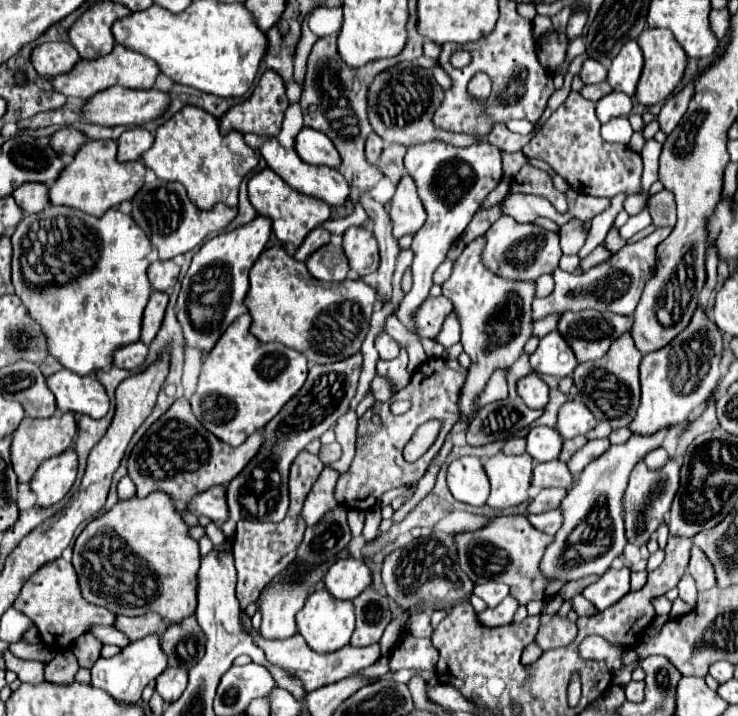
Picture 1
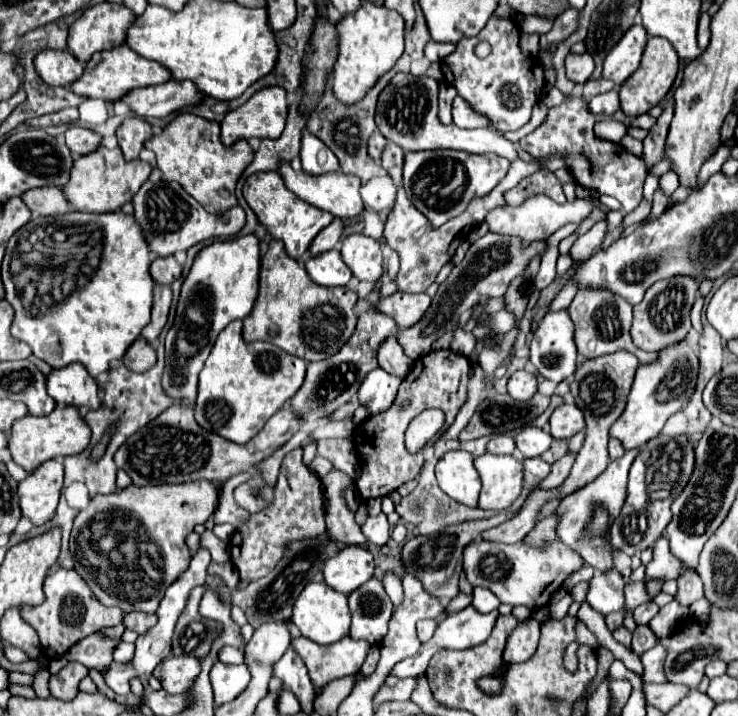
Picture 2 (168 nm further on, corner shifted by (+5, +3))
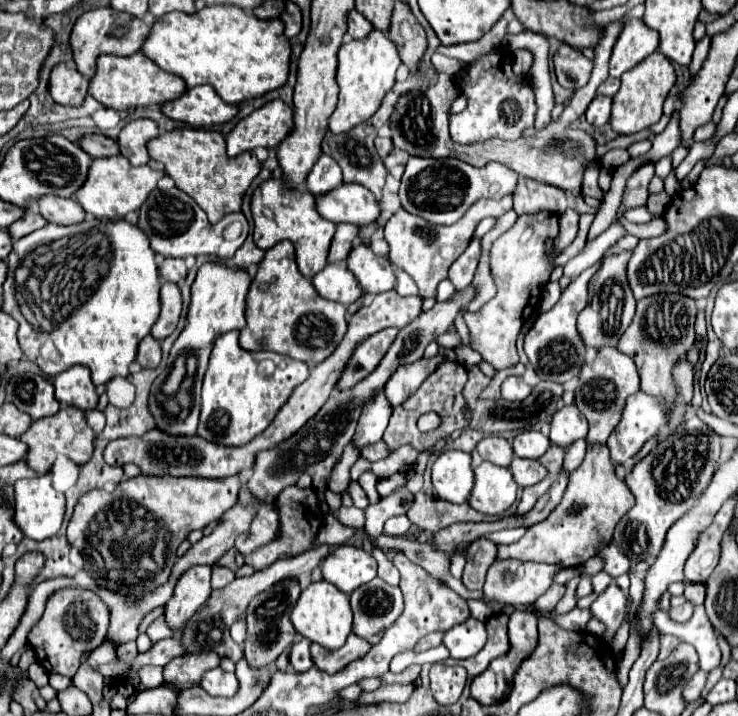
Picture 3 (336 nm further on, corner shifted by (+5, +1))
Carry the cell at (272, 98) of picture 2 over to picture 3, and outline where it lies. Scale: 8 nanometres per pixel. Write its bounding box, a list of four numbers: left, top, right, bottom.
[227,100,293,158]

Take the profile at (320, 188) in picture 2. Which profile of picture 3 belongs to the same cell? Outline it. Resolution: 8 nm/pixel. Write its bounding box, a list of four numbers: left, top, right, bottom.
[317,184,381,226]

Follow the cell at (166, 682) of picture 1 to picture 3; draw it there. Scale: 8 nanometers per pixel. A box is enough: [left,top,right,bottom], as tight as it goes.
[165,652,221,688]

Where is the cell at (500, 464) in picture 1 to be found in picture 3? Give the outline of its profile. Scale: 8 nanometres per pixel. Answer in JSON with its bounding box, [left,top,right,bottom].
[467,462,517,516]

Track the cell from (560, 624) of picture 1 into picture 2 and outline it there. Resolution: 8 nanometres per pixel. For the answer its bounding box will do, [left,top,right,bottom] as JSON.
[549,594,571,620]

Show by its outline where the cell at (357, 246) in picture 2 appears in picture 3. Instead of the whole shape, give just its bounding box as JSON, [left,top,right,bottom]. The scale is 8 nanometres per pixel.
[347,244,395,294]

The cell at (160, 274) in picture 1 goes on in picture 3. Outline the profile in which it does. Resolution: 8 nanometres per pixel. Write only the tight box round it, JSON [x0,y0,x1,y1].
[159,258,187,282]

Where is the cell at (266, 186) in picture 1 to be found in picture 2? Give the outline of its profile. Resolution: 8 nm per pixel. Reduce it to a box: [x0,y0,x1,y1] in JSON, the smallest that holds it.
[243,172,333,258]

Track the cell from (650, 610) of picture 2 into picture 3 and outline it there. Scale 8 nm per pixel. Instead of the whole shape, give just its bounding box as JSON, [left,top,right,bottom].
[655,606,721,672]

